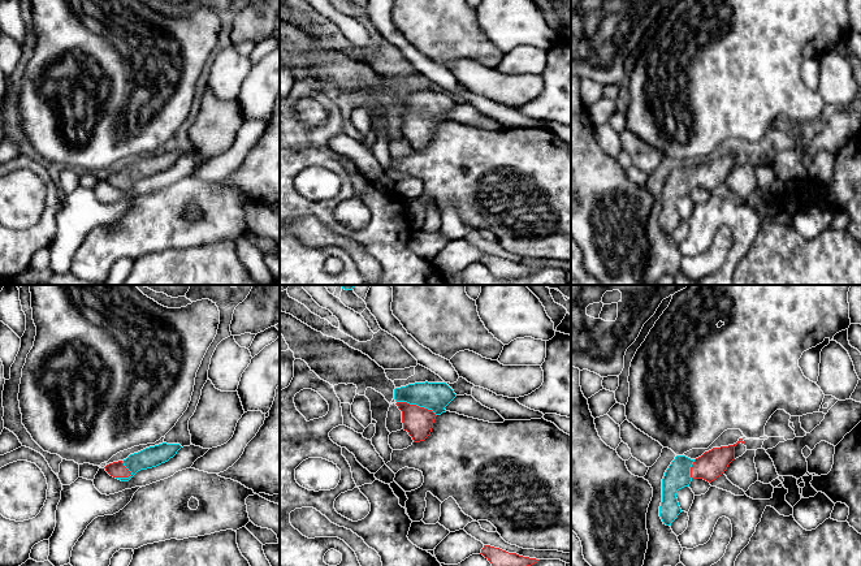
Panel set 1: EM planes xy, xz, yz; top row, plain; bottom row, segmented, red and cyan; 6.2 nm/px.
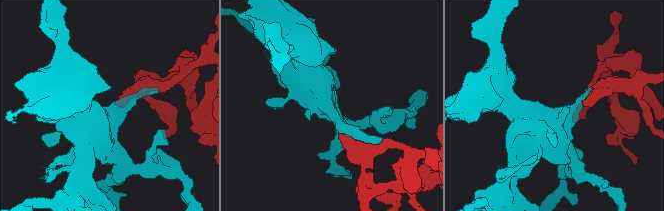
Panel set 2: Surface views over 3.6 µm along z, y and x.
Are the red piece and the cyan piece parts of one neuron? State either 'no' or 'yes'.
yes

